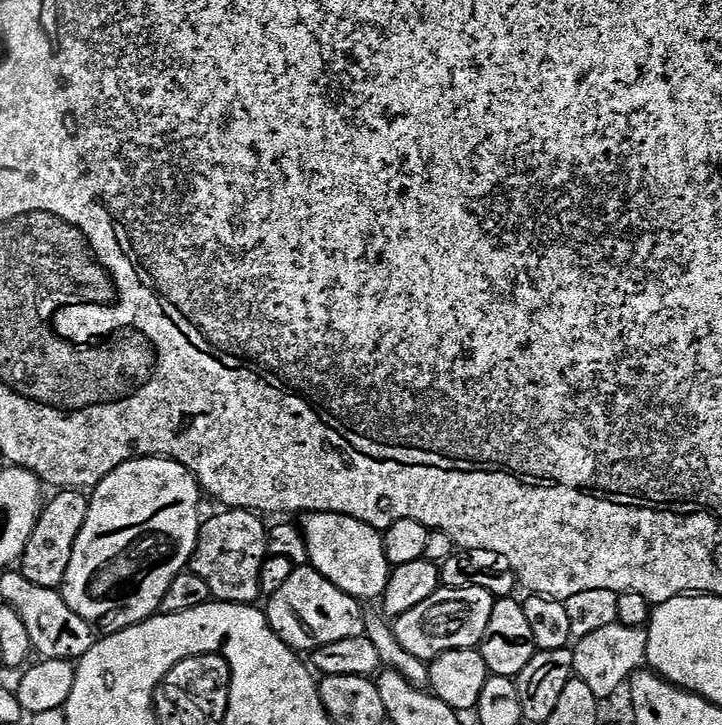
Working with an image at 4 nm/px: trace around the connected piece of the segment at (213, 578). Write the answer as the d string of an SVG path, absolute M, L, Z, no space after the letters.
M229 508L201 523L190 570L206 582L213 601L255 605L261 599L260 575L269 554L268 528L260 520L255 512Z

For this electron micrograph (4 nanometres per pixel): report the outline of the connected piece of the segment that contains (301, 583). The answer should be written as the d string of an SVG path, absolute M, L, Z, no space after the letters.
M311 566L293 567L282 590L278 590L267 604L266 615L274 634L300 654L310 654L318 646L326 646L330 642L342 642L342 638L364 635L365 609L361 601L338 590L334 582L322 578L322 574Z

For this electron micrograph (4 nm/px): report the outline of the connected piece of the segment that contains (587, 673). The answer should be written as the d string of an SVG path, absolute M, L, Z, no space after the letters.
M617 623L611 624L603 630L594 630L594 634L579 637L572 648L572 657L574 658L572 671L575 679L586 682L586 686L590 686L590 691L594 693L597 700L604 702L607 701L607 696L614 695L623 684L625 687L635 672L641 671L642 665L648 658L648 634L644 628L622 626Z

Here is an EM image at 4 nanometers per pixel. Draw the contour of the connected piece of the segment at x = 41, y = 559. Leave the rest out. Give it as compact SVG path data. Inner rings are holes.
M60 490L55 495L49 504L47 501L41 507L34 534L30 534L30 542L26 542L26 550L18 561L18 570L30 578L34 586L59 589L66 578L70 554L74 554L74 542L82 530L82 522L86 522L89 497L80 490Z

